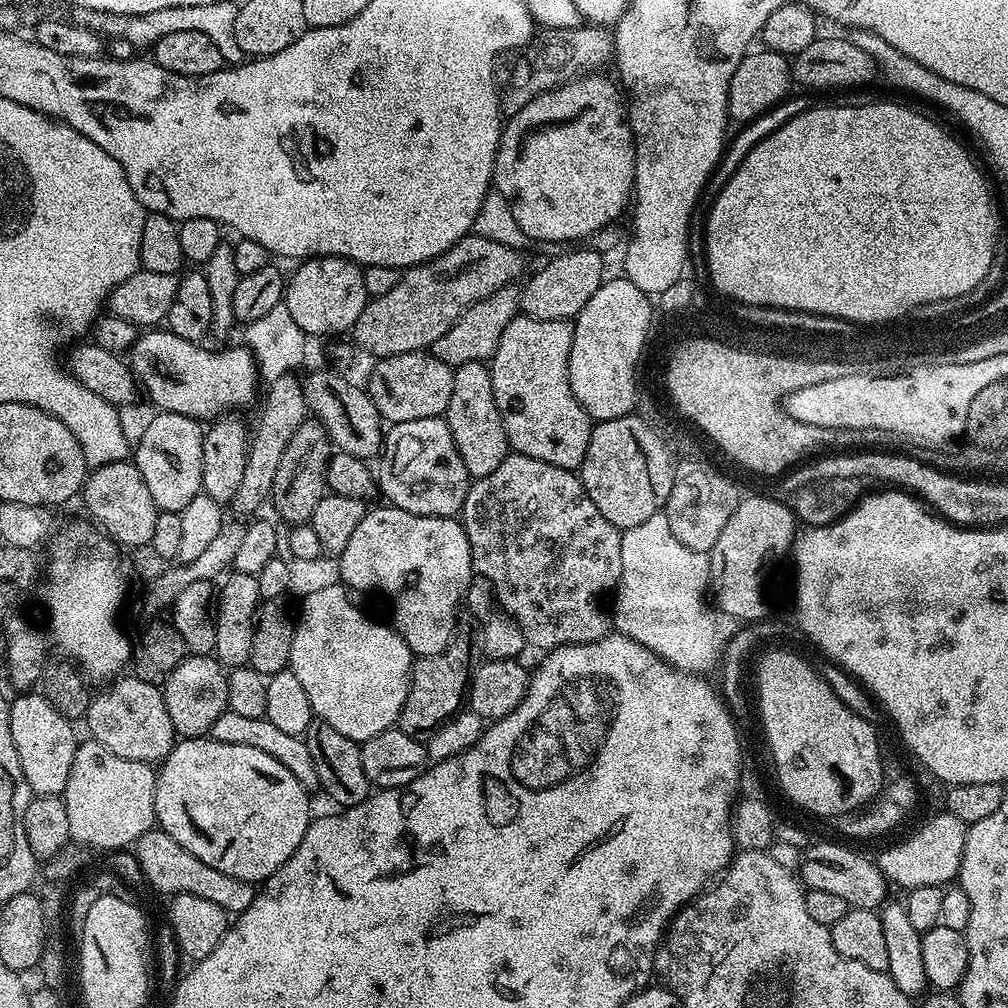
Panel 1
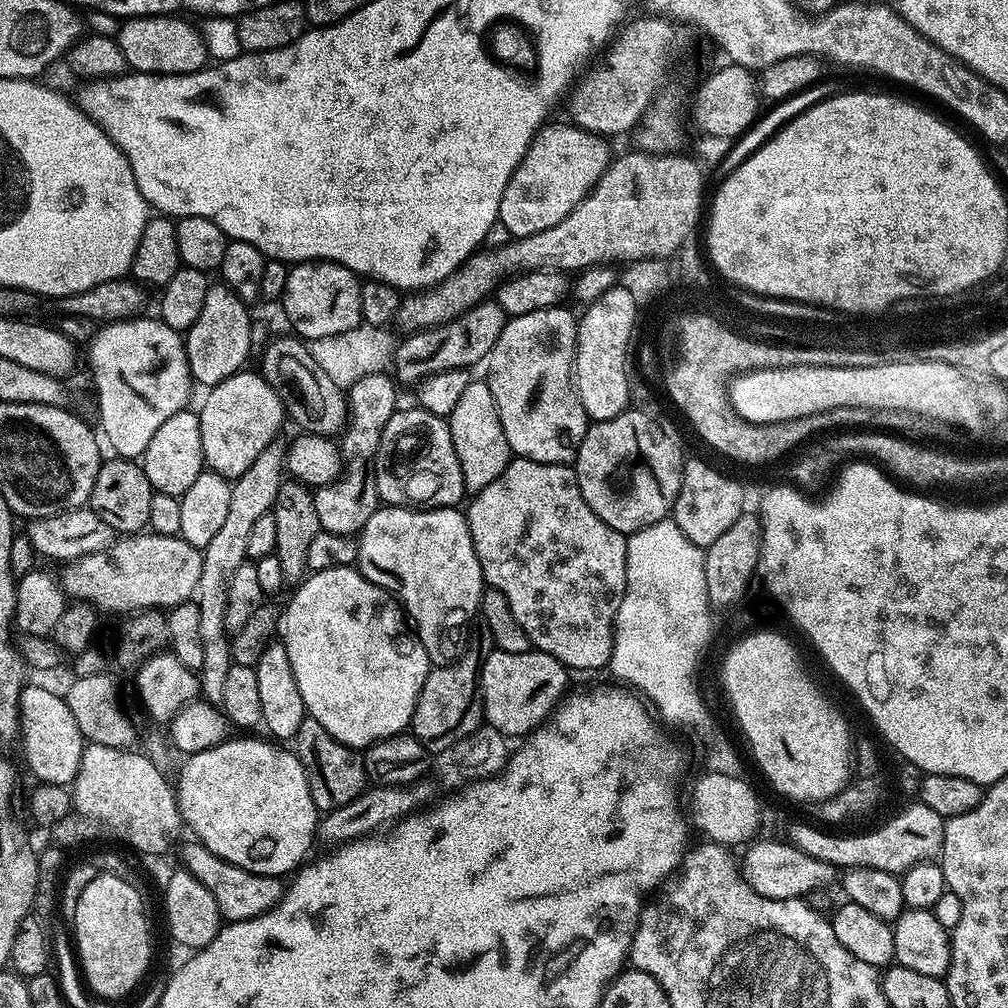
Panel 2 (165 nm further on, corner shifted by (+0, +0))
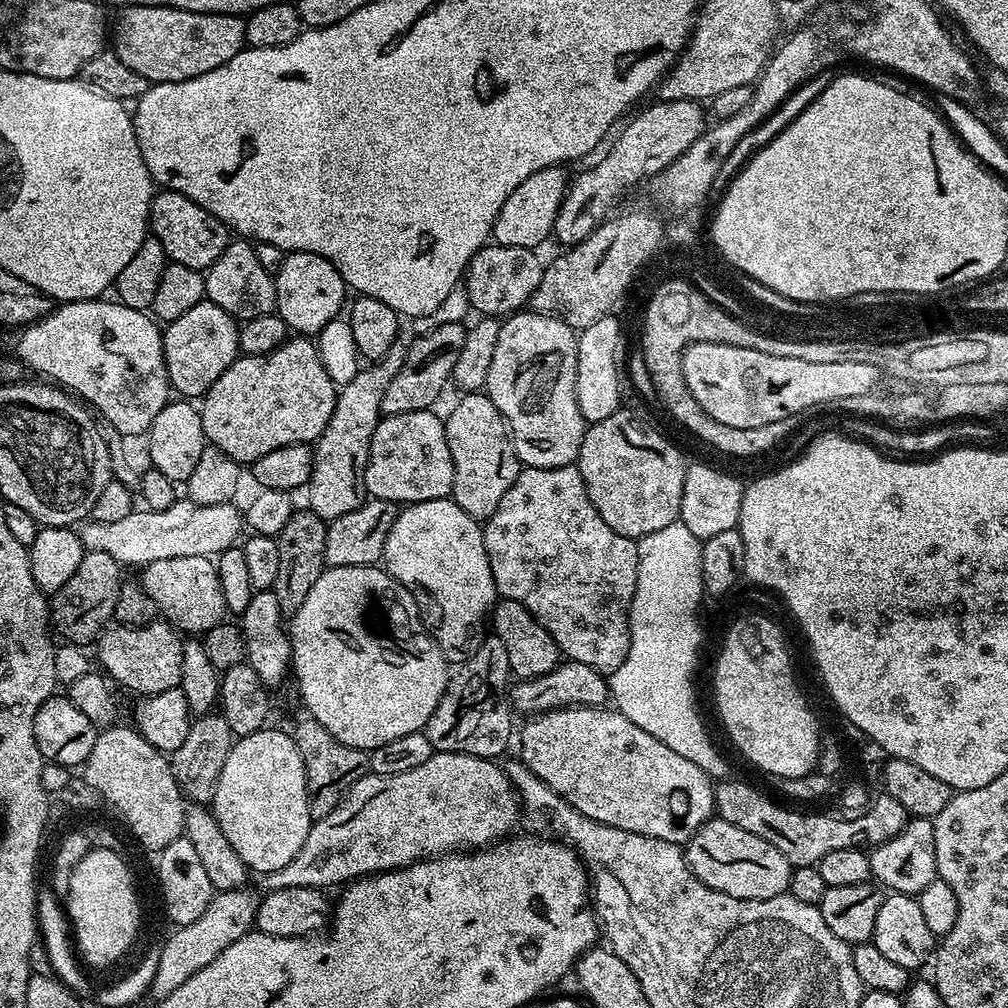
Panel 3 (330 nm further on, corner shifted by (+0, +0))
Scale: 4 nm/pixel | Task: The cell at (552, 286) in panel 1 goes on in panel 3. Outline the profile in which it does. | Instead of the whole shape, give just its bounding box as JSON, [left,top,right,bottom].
[466,242,545,318]

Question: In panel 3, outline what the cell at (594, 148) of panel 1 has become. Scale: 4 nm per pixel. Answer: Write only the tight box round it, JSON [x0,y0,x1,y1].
[491,166,570,249]

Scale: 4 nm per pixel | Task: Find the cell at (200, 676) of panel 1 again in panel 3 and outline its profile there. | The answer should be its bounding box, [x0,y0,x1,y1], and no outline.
[99,622,184,697]

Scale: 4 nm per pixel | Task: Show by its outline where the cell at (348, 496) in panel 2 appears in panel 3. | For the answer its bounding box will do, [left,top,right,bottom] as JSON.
[306,343,407,522]

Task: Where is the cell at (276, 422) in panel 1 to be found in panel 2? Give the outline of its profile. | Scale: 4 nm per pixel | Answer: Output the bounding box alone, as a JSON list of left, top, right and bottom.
[194,442,286,706]

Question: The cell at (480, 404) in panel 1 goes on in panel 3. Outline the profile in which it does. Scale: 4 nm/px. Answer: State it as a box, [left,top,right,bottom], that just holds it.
[444,391,522,522]

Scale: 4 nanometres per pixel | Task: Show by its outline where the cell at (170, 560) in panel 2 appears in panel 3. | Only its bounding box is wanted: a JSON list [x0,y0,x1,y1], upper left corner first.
[138,556,226,634]

